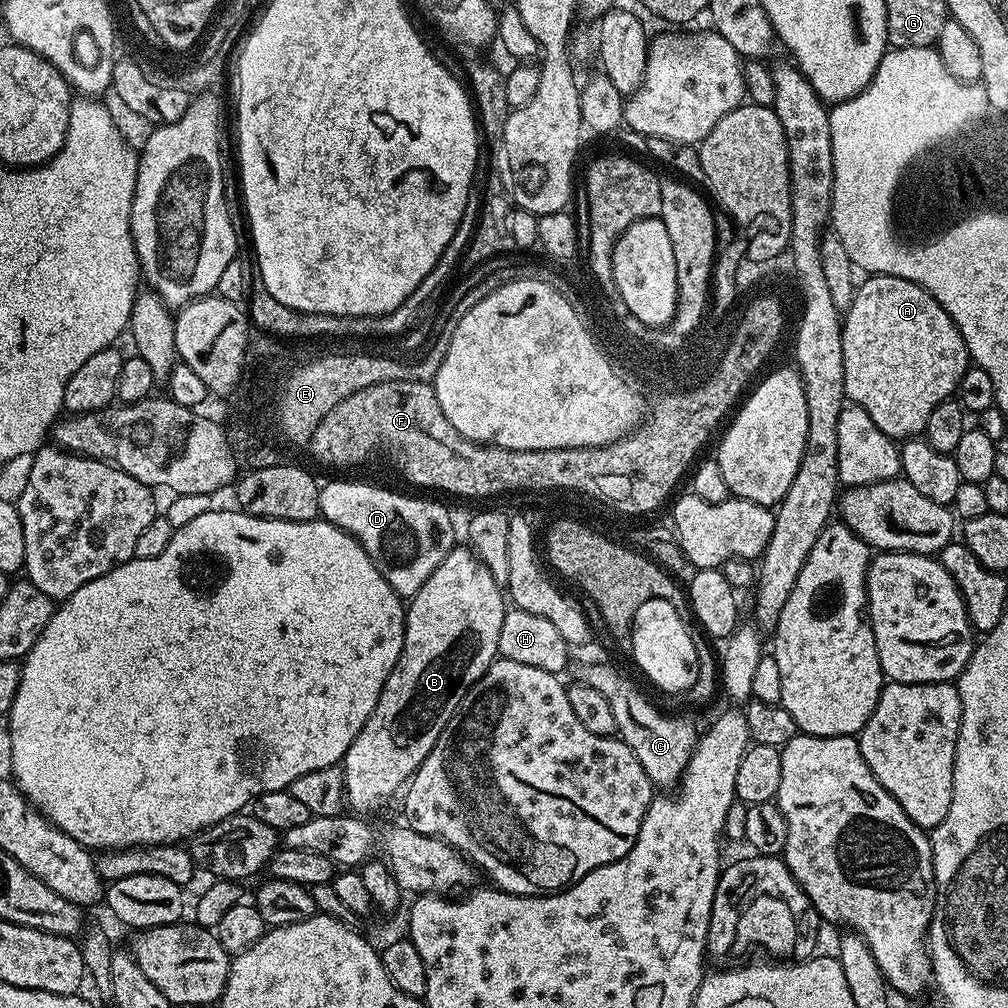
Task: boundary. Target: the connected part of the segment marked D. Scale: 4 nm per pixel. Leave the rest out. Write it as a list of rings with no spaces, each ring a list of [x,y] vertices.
[[[332,480],[320,490],[320,516],[346,530],[370,554],[374,566],[401,598],[410,598],[434,574],[436,567],[457,543],[452,516],[432,500],[403,496],[376,484]]]

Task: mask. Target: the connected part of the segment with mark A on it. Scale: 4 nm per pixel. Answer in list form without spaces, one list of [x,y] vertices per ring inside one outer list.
[[[869,275],[864,285],[855,289],[852,304],[843,313],[842,374],[844,395],[855,407],[874,418],[874,426],[891,440],[903,442],[923,433],[934,406],[949,399],[959,389],[962,374],[970,366],[968,347],[958,326],[938,306],[921,284],[906,282],[897,276]]]

